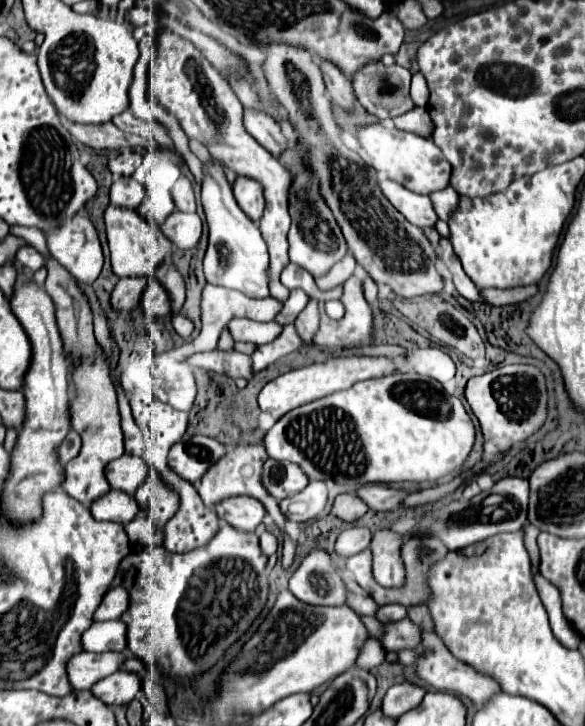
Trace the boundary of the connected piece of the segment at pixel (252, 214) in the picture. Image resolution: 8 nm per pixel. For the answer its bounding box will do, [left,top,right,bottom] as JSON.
[232,177,264,223]

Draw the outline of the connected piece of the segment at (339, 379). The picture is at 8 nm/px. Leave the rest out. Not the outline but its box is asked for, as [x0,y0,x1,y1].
[258,355,396,419]

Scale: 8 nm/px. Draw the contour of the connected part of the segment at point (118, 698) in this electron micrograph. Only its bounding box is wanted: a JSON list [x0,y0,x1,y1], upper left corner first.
[90,671,140,705]

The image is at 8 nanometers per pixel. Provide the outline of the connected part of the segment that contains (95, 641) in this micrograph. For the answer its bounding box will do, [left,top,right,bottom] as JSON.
[80,621,126,653]

